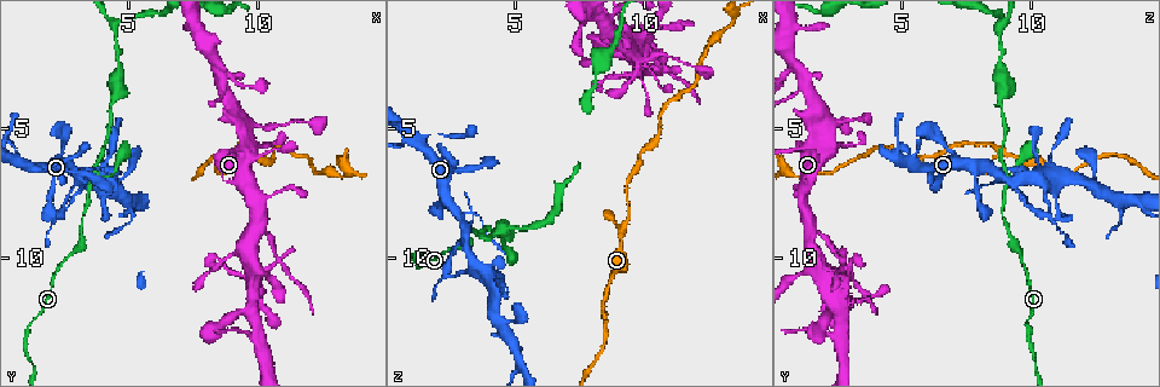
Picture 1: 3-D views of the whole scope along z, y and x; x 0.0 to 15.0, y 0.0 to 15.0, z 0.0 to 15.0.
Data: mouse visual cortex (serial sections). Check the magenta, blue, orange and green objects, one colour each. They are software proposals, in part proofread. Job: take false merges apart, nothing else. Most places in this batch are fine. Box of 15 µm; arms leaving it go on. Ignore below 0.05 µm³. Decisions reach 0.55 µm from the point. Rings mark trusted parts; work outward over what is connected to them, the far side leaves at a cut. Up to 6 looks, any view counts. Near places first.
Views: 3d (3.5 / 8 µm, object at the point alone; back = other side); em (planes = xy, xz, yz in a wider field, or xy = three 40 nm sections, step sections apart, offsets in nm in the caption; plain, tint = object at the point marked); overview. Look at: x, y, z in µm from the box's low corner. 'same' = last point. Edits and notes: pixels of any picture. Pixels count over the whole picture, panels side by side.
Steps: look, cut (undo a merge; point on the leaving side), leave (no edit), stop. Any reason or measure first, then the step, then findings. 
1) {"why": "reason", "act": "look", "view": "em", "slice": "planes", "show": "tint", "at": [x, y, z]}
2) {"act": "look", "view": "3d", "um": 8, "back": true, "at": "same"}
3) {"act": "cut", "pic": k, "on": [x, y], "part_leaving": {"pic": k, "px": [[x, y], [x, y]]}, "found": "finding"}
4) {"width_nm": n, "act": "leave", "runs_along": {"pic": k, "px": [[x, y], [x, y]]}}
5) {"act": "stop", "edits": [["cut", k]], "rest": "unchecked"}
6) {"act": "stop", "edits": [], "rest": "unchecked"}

{"why": "sharp bend", "act": "look", "view": "3d", "um": 3.5, "at": [10.8, 10.2, 2.7]}

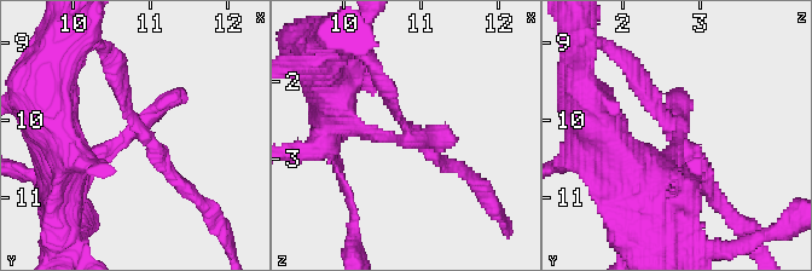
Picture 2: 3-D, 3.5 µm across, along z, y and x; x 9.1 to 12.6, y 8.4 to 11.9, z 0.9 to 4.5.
{"act": "look", "view": "em", "slice": "planes", "show": "tint", "at": [10.90, 10.15, 2.75]}

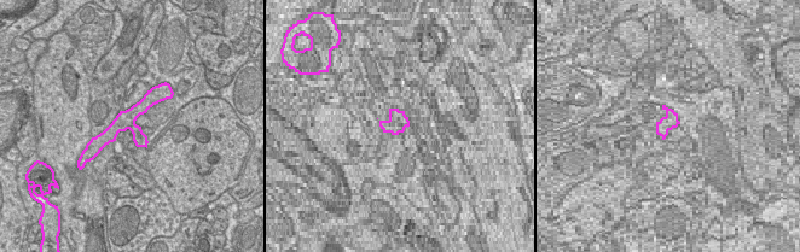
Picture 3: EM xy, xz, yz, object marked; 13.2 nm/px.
{"act": "leave", "runs_along": {"pic": 2, "px": [[352, 114], [452, 166]]}, "found": "continuous, no second cell"}

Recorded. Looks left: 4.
{"act": "look", "view": "3d", "um": 8, "at": [3.8, 6.9, 9.0]}

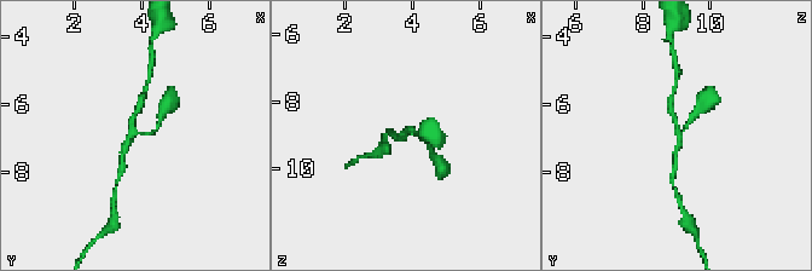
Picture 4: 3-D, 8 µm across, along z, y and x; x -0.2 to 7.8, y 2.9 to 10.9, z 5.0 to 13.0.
{"arms": 3, "arm_widths_nm": [100, 150, 200], "why": "shape alone is not enough", "act": "look", "view": "em", "slice": "planes", "show": "tint", "at": [3.7, 6.9, 9.1]}

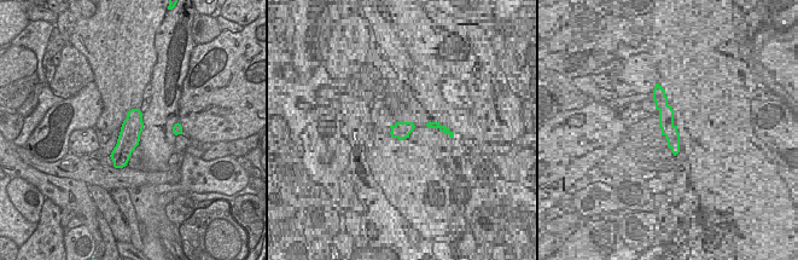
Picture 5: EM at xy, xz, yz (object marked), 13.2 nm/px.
{"act": "leave", "found": "continuous, no second cell"}

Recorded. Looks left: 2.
{"act": "stop", "edits": [], "rest": "unchecked"}

